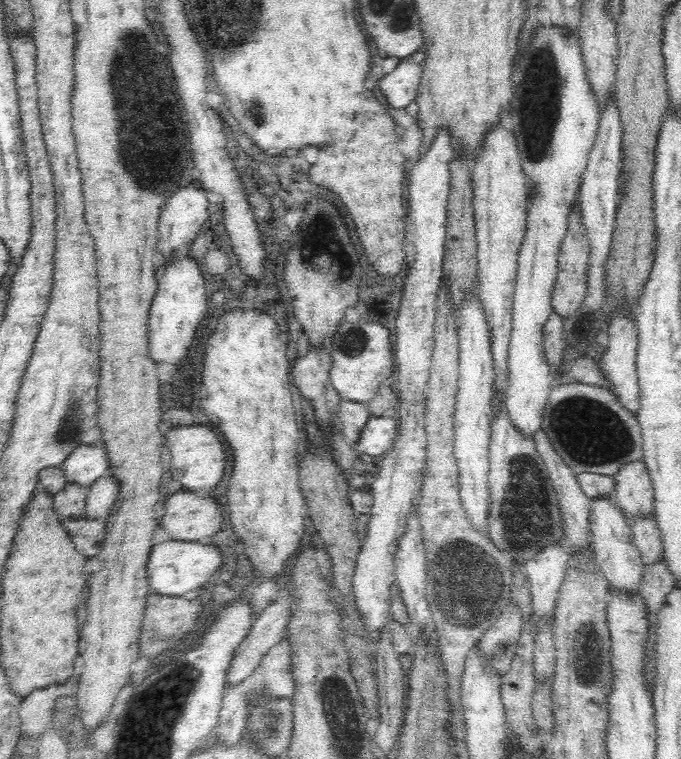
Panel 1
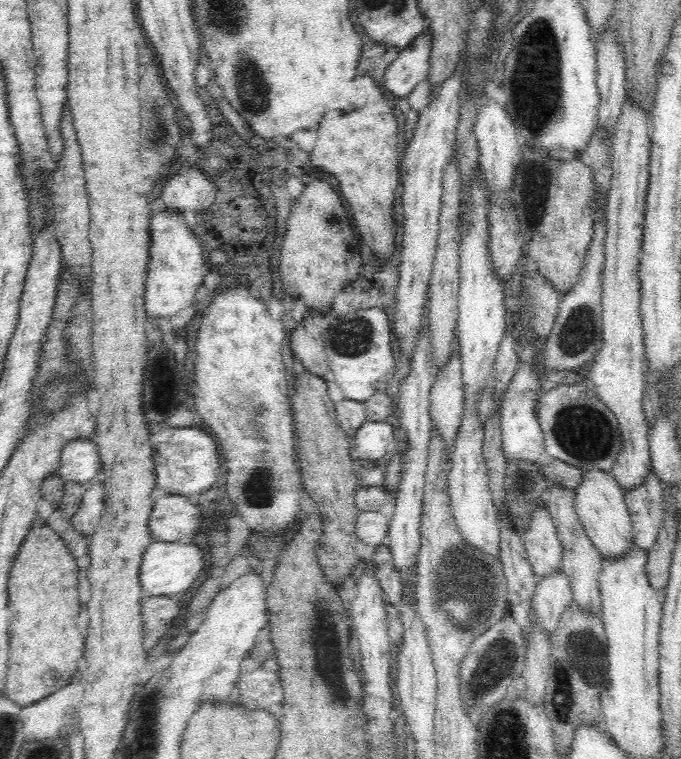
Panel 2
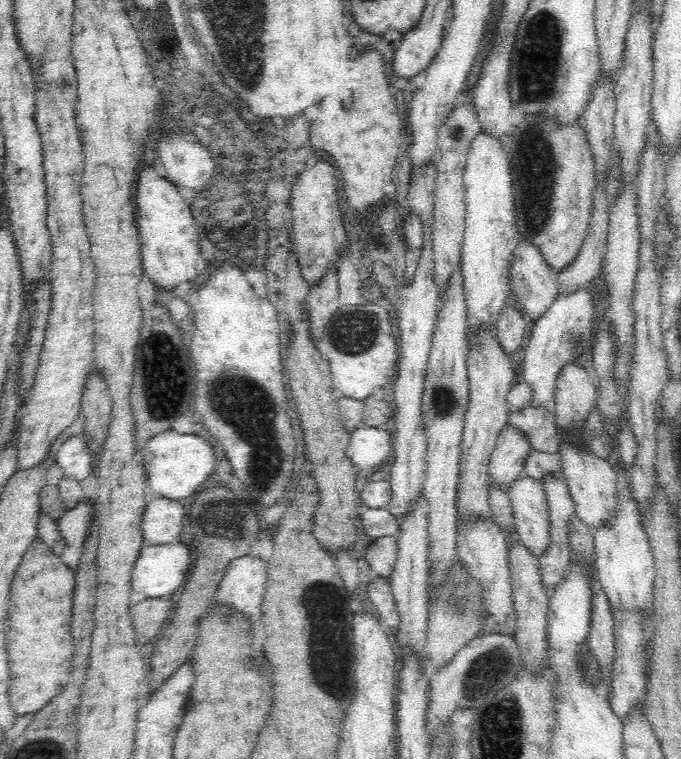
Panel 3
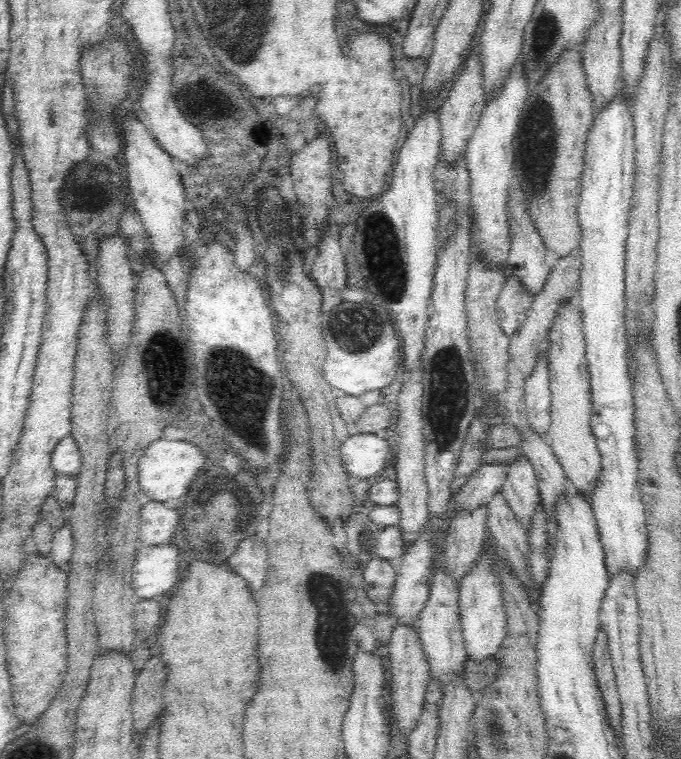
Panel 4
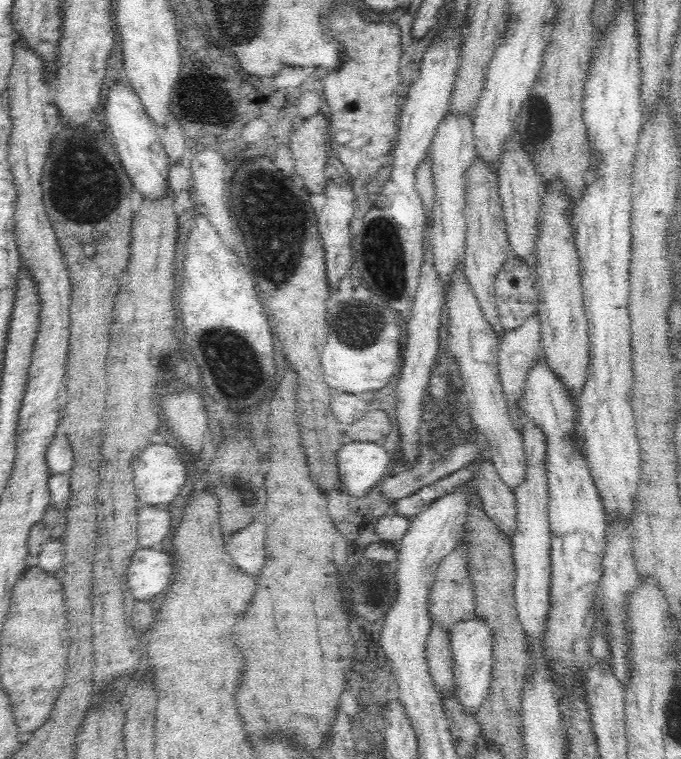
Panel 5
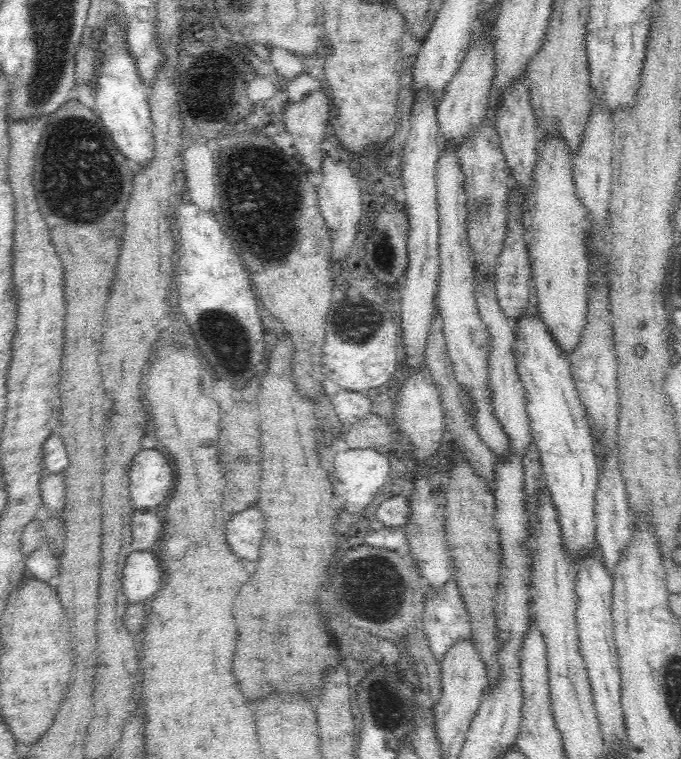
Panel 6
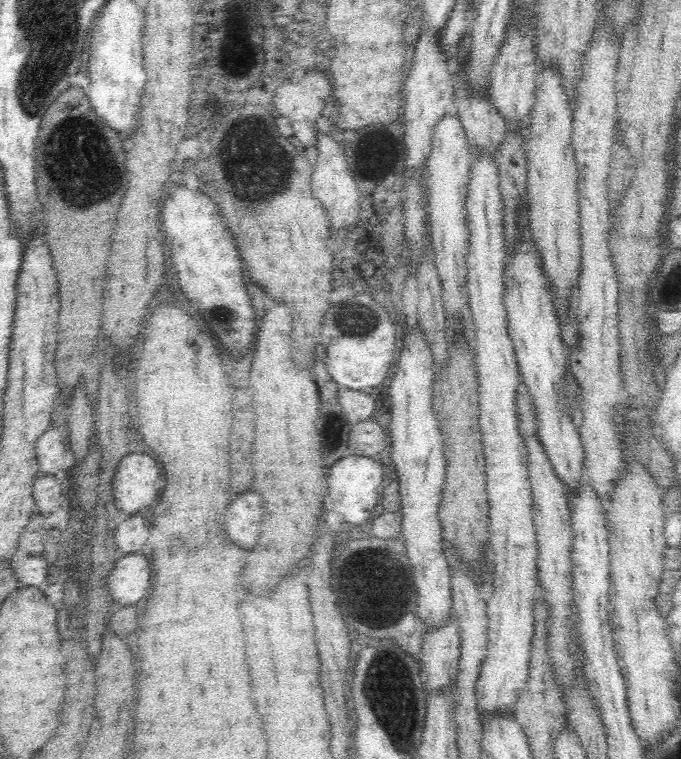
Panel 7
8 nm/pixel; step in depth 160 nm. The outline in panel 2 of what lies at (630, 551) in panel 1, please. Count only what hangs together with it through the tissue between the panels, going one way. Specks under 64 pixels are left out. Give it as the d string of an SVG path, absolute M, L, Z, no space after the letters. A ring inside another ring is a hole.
M582 468L582 474L580 485L573 490L576 514L602 559L621 558L630 549L633 538L631 513L627 509L625 490L618 485L614 474L609 470L604 472Z

